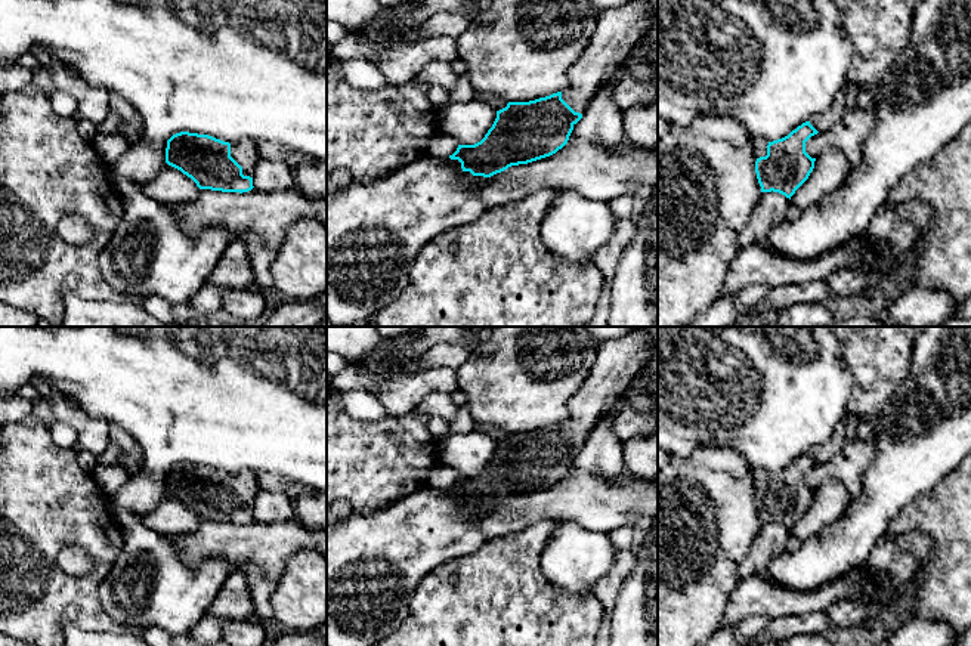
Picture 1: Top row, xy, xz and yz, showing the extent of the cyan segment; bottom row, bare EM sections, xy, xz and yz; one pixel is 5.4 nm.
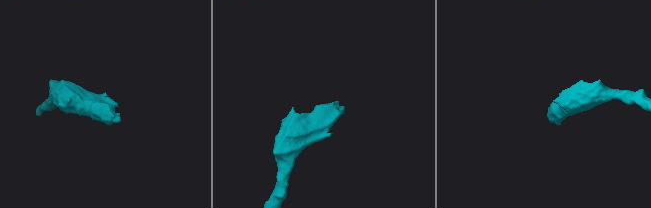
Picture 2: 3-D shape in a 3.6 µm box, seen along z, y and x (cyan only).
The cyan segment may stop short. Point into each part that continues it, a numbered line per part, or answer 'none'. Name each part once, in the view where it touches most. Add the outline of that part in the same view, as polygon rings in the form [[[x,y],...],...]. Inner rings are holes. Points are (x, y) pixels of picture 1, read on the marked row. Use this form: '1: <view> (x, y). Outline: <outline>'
1: xy (244, 152). Outline: [[[242,139],[231,143],[231,157],[242,167],[242,174],[253,177],[256,163],[260,158],[256,140]]]

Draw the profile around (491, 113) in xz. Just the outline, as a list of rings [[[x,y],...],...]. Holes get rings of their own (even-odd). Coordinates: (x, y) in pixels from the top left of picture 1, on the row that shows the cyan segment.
[[[474,98],[460,103],[449,103],[439,109],[440,132],[454,136],[460,145],[480,142],[497,118],[497,109]]]

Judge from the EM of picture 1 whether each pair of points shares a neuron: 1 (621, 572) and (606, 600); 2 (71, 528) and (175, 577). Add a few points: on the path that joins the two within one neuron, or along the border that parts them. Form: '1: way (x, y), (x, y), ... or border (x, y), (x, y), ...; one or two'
1: way (614, 580), (606, 593); one
2: border (117, 518), (121, 550), (101, 581); two

